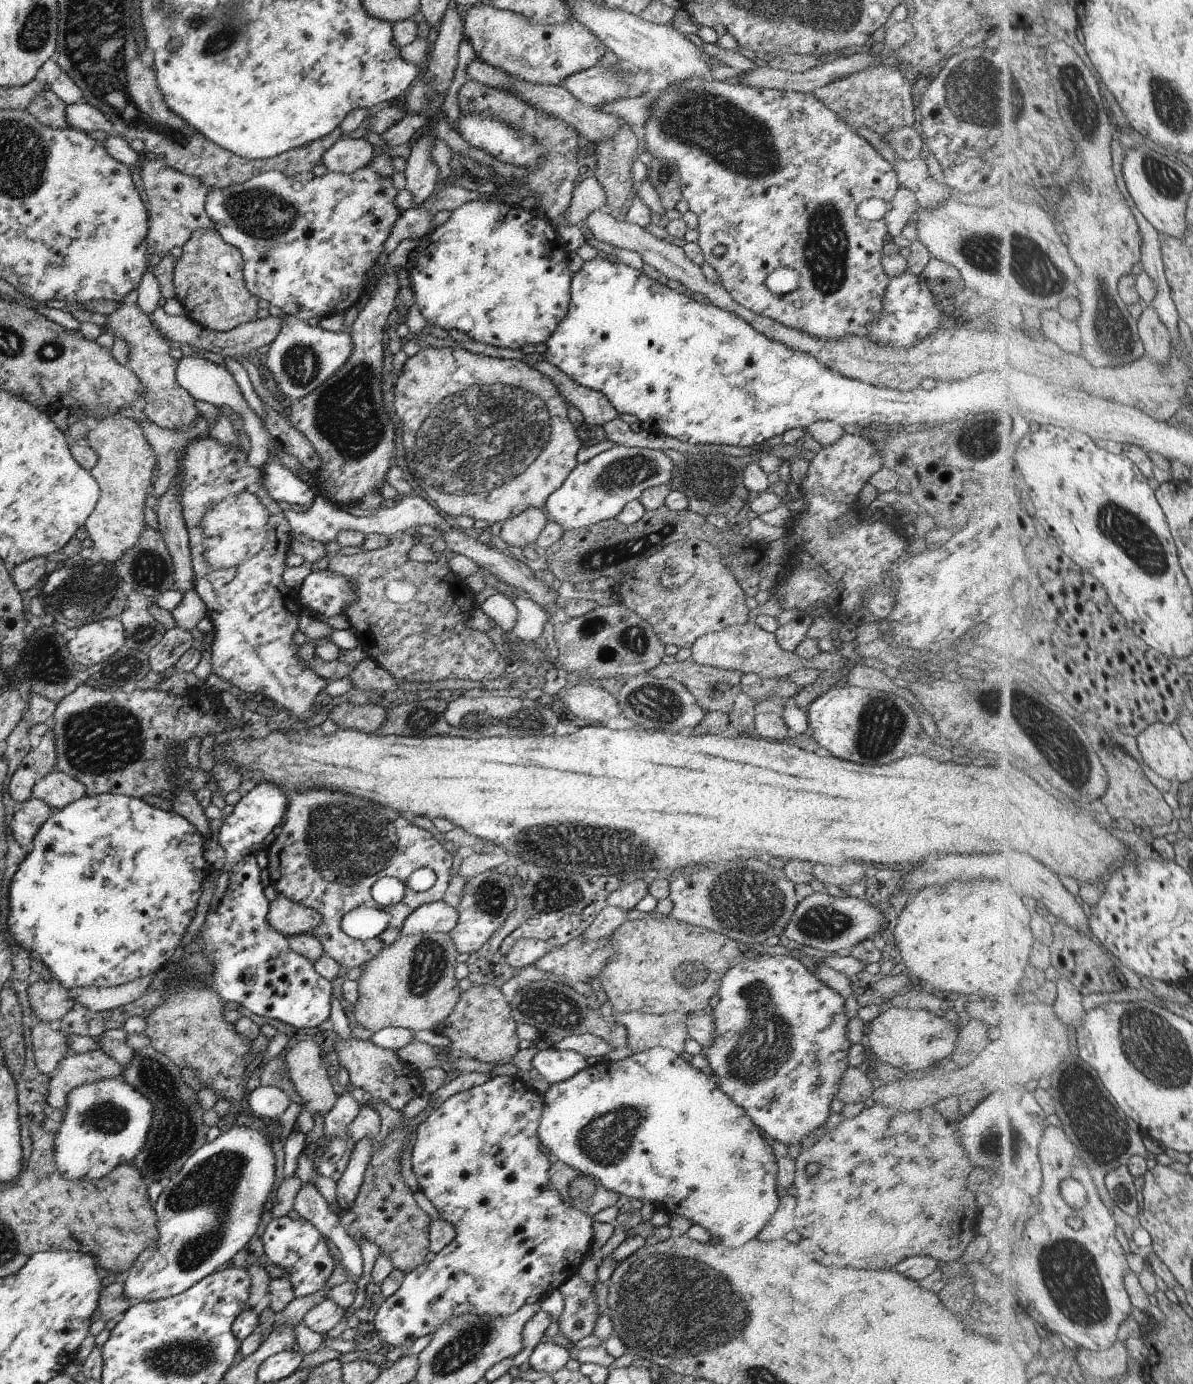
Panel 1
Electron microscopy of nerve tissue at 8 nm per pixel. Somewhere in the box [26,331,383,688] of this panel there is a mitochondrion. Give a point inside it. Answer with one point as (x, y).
(78, 591)

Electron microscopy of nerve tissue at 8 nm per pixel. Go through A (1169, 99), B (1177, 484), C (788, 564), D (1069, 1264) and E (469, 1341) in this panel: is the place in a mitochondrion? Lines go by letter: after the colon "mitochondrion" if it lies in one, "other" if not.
A: mitochondrion
B: other
C: other
D: mitochondrion
E: mitochondrion

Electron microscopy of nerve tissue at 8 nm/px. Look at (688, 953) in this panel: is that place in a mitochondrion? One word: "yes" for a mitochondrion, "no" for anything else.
no

